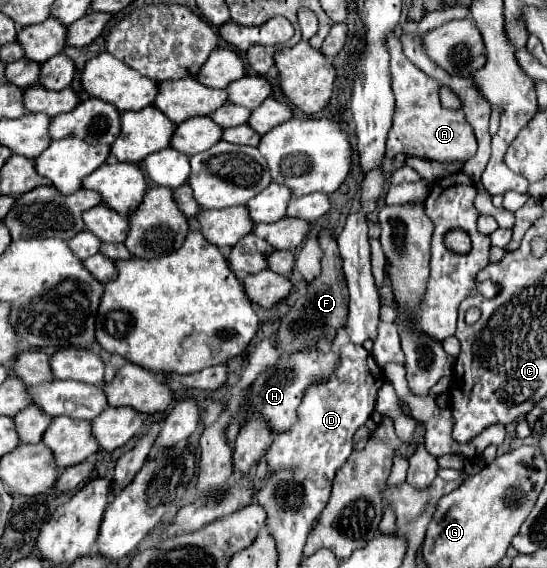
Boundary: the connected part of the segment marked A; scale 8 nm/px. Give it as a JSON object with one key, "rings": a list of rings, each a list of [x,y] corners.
{"rings":[[[389,33],[385,37],[385,47],[391,55],[391,87],[395,95],[395,115],[386,141],[385,156],[393,157],[397,153],[415,155],[433,161],[467,161],[477,151],[477,139],[473,127],[465,119],[461,109],[451,111],[443,109],[437,97],[439,83],[427,77],[421,69],[417,69],[401,49],[401,41]]]}

